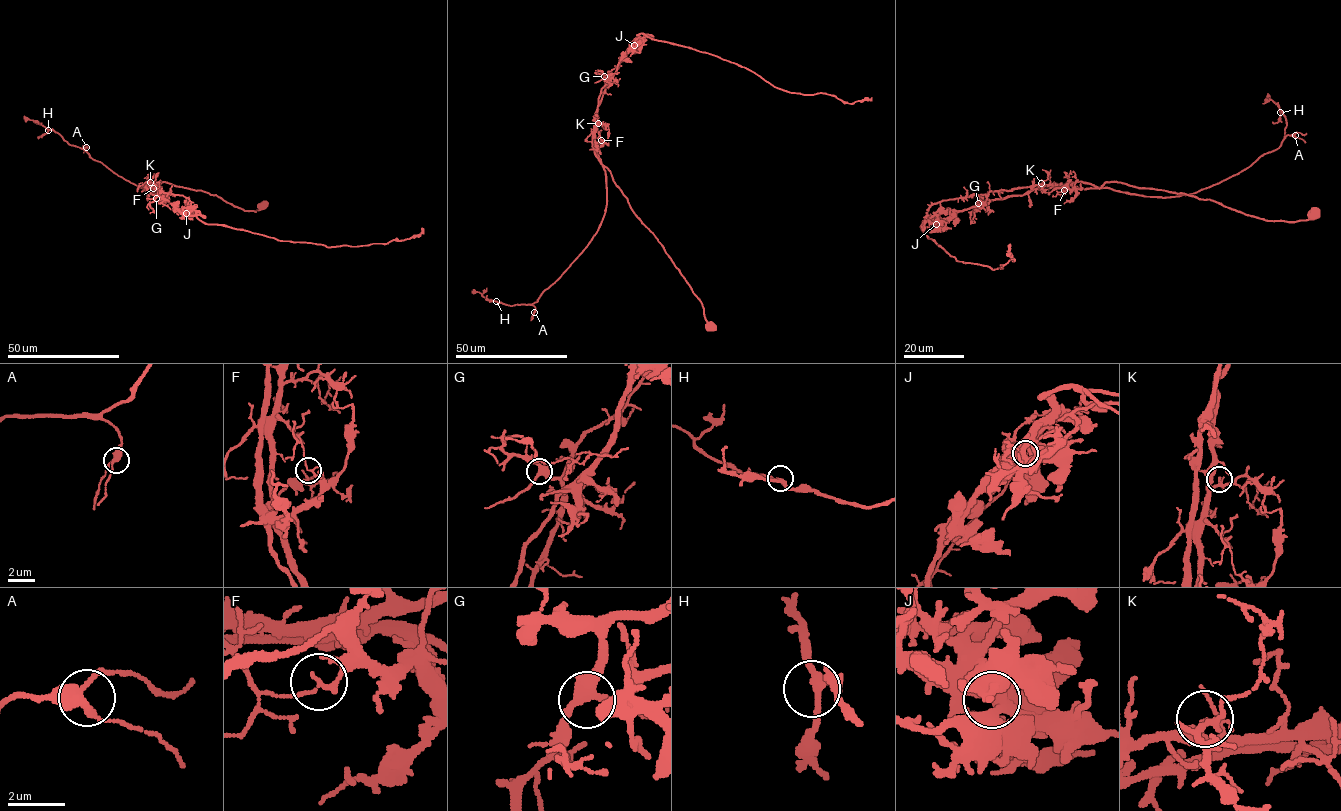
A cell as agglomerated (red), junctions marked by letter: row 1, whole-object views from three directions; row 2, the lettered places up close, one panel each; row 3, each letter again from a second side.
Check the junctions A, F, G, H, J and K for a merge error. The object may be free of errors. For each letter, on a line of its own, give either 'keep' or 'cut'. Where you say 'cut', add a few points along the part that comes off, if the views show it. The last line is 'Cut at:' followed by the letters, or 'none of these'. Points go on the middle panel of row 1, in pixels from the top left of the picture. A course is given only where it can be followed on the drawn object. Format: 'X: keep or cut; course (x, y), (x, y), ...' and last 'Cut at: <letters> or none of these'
A: keep
F: cut; course (601, 140), (595, 132), (596, 153), (605, 175), (605, 212), (579, 255), (531, 304), (507, 305), (473, 289)
G: keep
H: keep
J: keep
K: keep
Cut at: F

